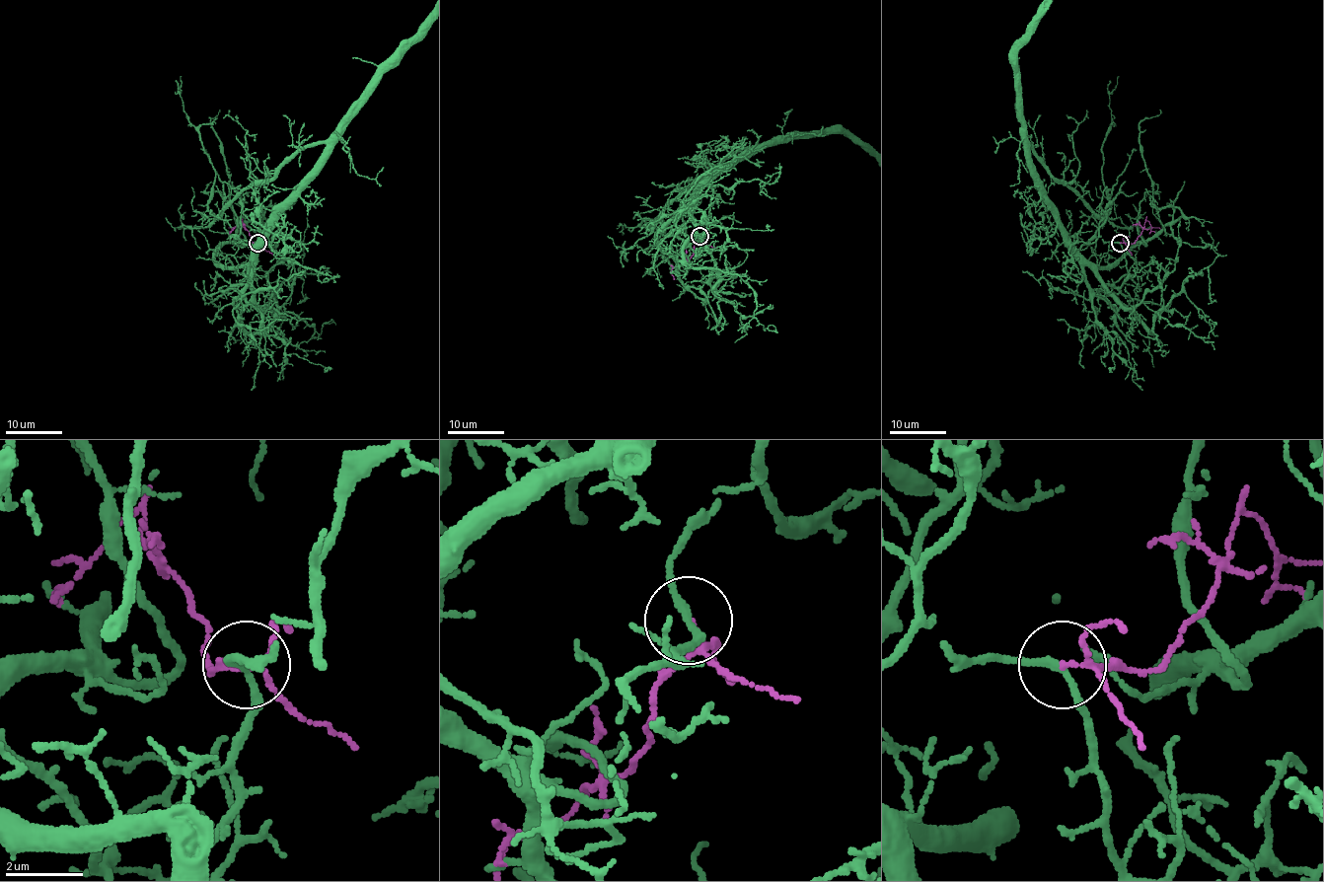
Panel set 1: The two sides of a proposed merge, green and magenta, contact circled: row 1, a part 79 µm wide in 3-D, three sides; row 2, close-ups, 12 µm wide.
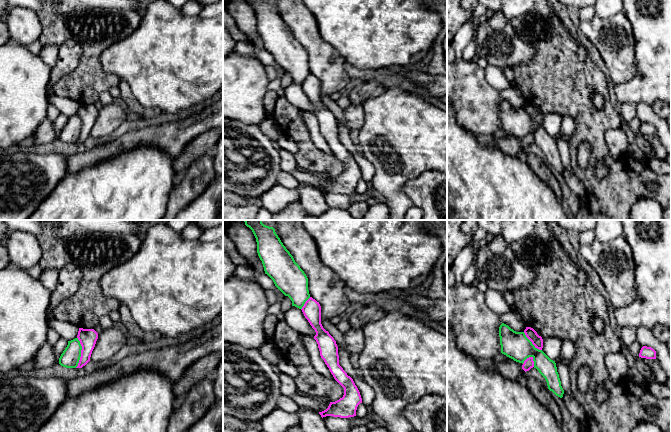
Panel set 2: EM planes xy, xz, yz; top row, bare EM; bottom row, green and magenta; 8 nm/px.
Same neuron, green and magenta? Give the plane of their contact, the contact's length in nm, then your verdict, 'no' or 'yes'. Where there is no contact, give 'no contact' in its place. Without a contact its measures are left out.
xy | 240 nm | no

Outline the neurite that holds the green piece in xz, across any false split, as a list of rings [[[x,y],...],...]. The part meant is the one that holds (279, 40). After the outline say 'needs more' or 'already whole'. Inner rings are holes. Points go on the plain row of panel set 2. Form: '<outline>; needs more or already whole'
[[[245,0],[249,3],[257,18],[257,29],[262,37],[265,50],[274,58],[275,62],[292,77],[292,82],[302,85],[305,78],[310,74],[308,66],[308,54],[293,32],[286,25],[273,3],[264,0]]]; already whole

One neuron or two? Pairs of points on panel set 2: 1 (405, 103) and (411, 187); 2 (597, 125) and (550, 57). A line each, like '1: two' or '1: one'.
1: two
2: one

